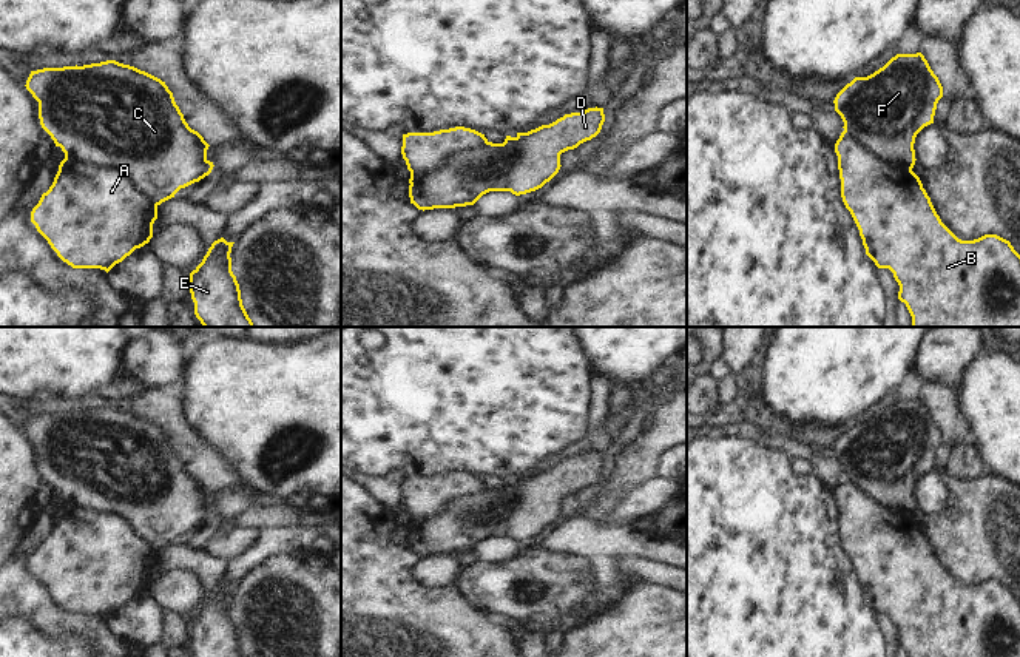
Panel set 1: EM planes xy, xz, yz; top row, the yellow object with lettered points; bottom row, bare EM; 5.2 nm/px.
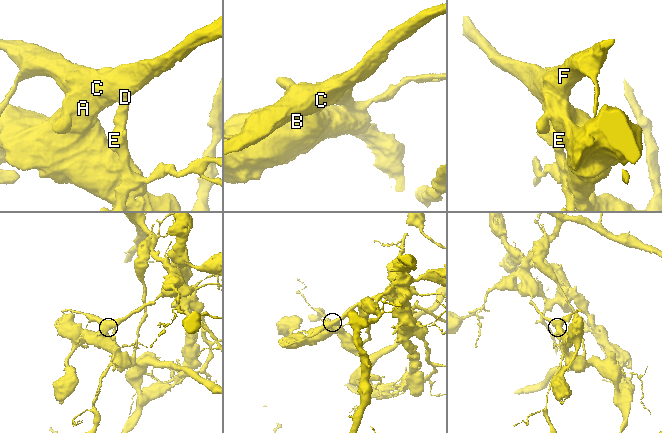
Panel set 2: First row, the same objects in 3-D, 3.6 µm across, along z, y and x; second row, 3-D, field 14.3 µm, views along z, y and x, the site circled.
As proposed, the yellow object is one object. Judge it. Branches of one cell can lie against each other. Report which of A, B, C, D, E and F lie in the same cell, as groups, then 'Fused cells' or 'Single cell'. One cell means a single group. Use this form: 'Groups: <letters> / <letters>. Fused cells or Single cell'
Groups: A B / C D E F. Fused cells

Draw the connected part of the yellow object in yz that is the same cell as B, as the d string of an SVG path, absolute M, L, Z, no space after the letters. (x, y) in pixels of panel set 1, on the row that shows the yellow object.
M844 131L835 143L835 153L838 156L841 197L860 230L866 254L875 262L878 268L889 268L893 273L893 278L900 285L898 299L906 304L912 316L912 327L1020 327L1020 254L1014 250L1009 241L997 234L985 234L974 241L958 239L941 222L930 202L930 197L923 188L920 177L912 170L883 159L873 150L867 148L858 139L850 137Z

